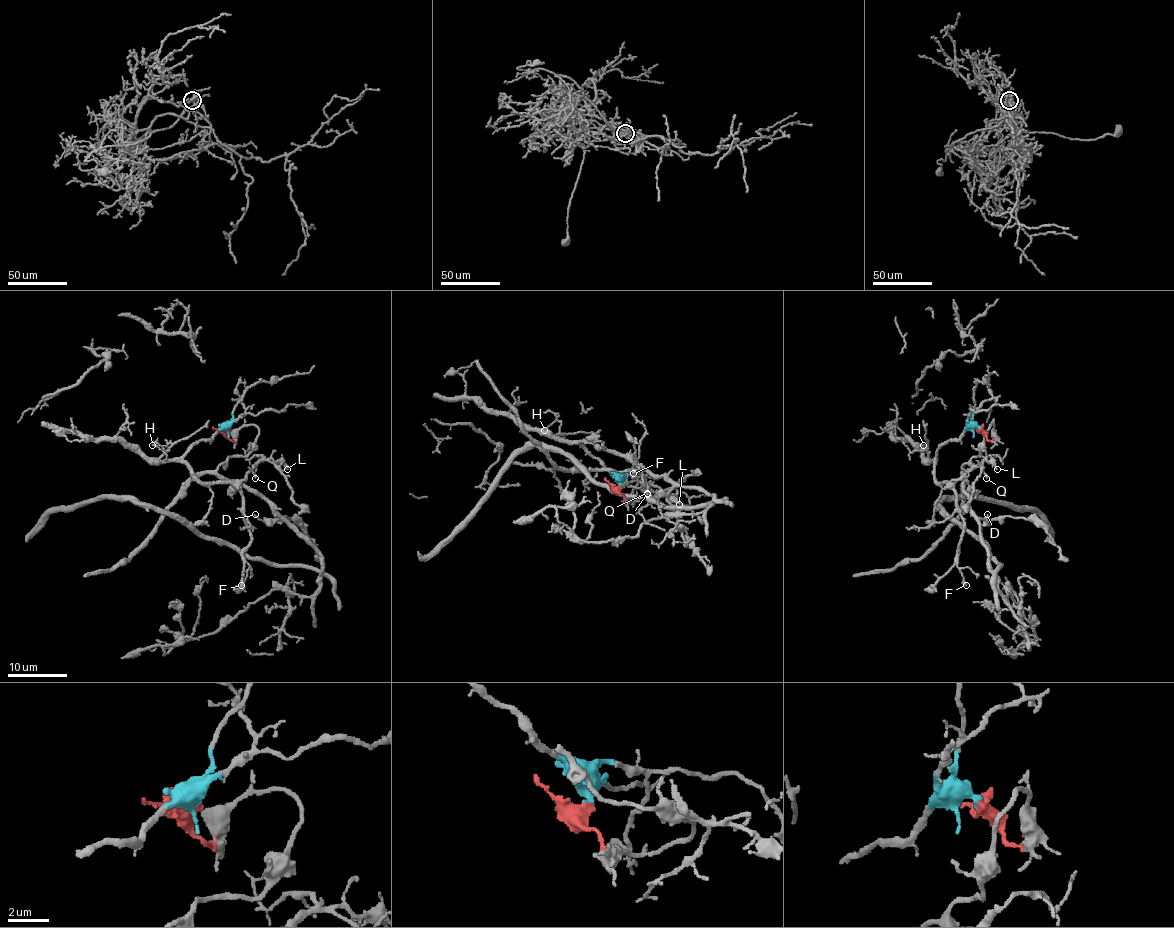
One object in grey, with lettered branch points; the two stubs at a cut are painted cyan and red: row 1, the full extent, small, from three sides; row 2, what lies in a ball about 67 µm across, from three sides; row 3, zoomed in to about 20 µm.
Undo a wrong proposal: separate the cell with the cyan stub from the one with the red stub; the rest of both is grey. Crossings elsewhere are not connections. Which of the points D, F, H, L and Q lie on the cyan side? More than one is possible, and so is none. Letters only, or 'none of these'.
F, H, L, Q

